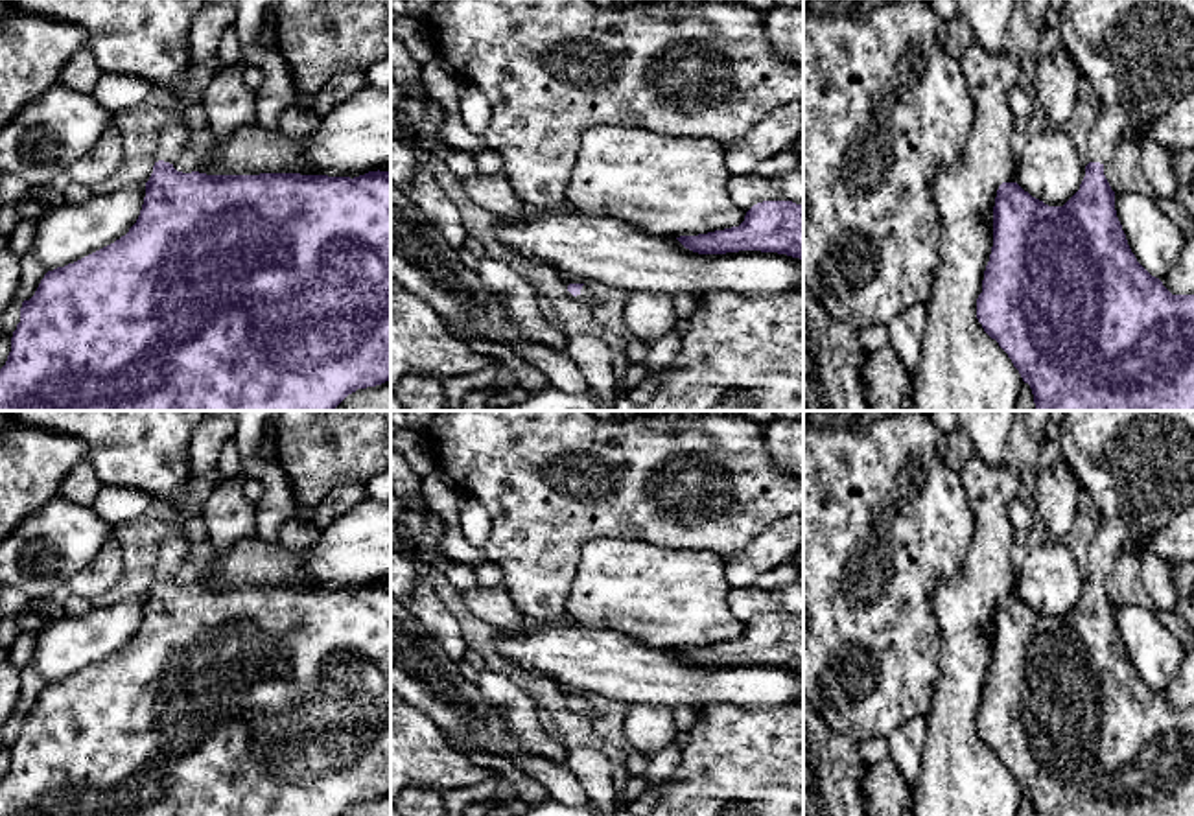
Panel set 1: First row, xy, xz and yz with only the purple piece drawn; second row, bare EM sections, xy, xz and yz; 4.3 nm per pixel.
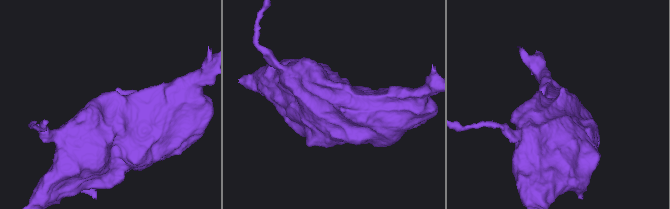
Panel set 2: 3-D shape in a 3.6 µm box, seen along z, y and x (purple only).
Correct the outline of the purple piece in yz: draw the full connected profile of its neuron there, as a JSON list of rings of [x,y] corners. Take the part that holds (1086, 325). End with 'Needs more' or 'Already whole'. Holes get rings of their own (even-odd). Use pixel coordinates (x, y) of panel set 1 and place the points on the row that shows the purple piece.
[[[1065,0],[1065,6],[1059,11],[1059,31],[1061,44],[1071,52],[1080,74],[1083,79],[1089,79],[1100,99],[1100,116],[1089,136],[1089,155],[1091,162],[1085,166],[1085,177],[1080,184],[1080,190],[1063,204],[1048,206],[1043,201],[1032,197],[1017,182],[1002,182],[997,190],[995,206],[993,206],[993,247],[989,262],[984,271],[982,293],[977,298],[977,319],[982,324],[984,332],[999,343],[999,346],[1008,354],[1013,367],[1019,370],[1024,383],[1030,385],[1034,394],[1036,411],[1194,411],[1194,295],[1172,295],[1159,278],[1152,276],[1131,252],[1122,225],[1115,210],[1115,192],[1111,190],[1106,175],[1104,164],[1111,160],[1117,147],[1126,142],[1130,134],[1141,134],[1141,131],[1150,123],[1166,114],[1174,103],[1194,90],[1194,0]]]. Needs more

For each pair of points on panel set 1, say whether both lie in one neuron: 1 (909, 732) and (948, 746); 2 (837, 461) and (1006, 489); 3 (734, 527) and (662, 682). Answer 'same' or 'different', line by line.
1: different
2: different
3: different

